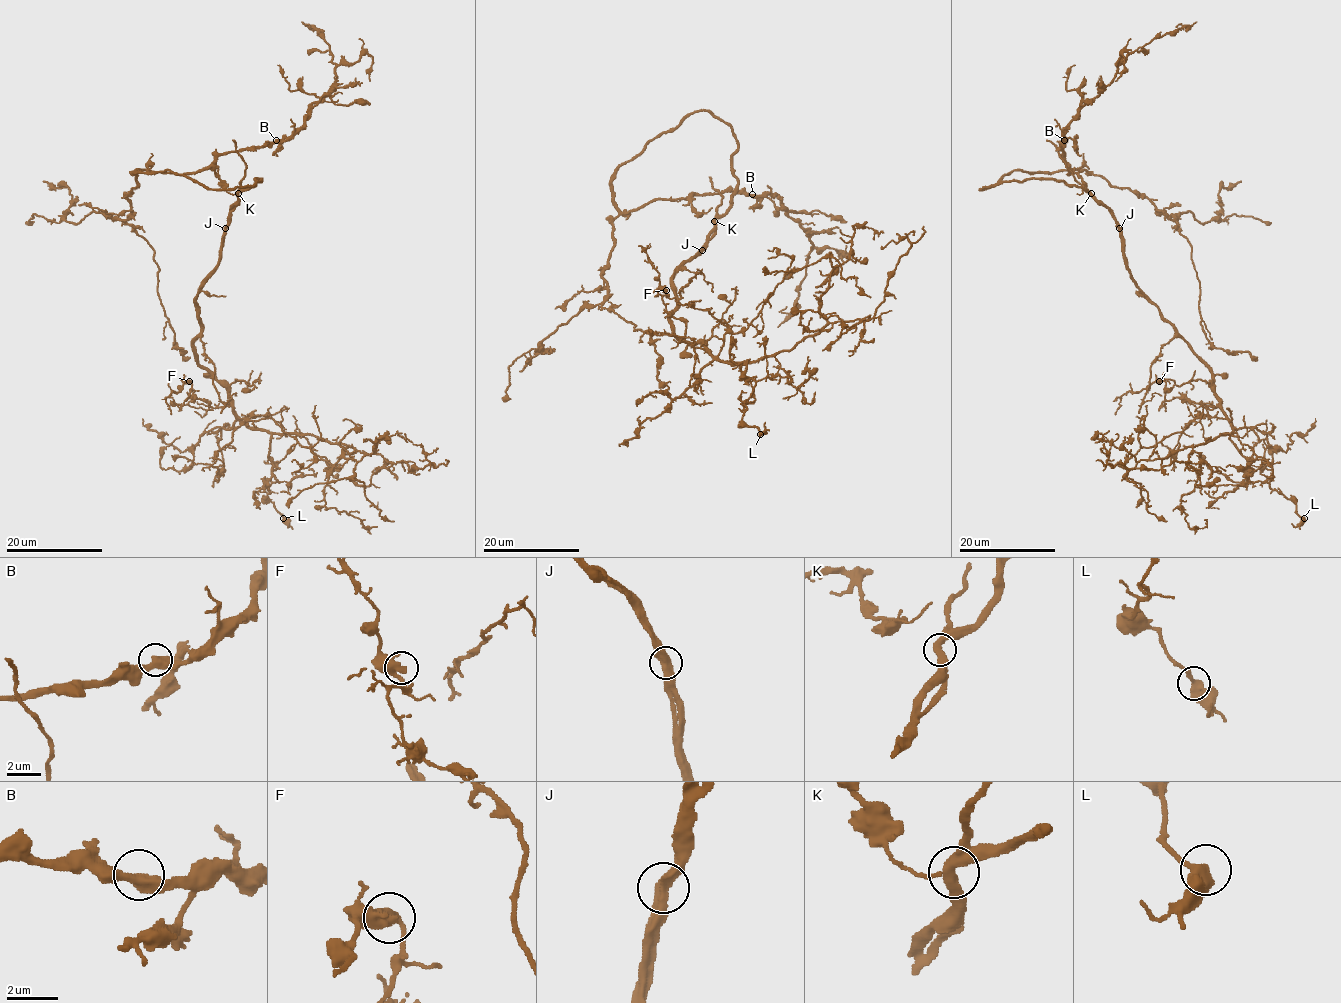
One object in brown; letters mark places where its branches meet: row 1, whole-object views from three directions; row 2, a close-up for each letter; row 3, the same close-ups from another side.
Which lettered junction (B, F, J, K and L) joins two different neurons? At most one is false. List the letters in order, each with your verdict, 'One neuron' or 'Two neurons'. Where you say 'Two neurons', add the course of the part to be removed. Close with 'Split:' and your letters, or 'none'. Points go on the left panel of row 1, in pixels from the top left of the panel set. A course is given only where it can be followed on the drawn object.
B: One neuron
F: One neuron
J: One neuron
K: One neuron
L: One neuron
Split: none

